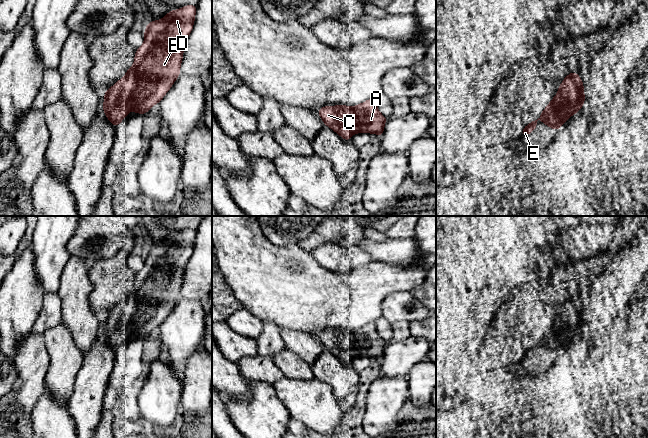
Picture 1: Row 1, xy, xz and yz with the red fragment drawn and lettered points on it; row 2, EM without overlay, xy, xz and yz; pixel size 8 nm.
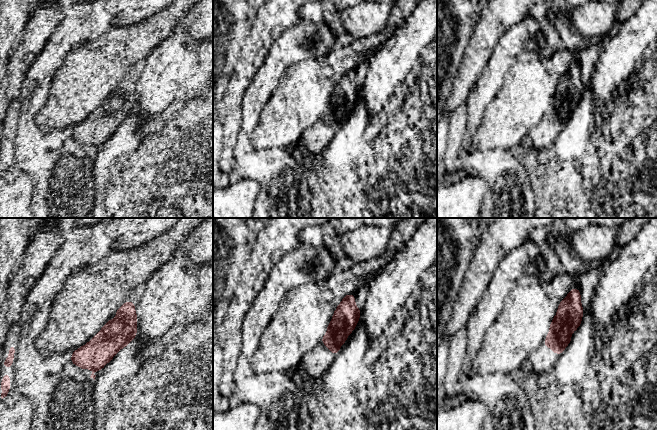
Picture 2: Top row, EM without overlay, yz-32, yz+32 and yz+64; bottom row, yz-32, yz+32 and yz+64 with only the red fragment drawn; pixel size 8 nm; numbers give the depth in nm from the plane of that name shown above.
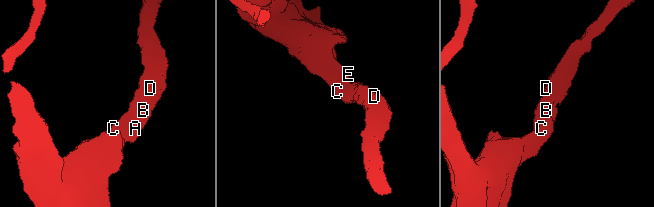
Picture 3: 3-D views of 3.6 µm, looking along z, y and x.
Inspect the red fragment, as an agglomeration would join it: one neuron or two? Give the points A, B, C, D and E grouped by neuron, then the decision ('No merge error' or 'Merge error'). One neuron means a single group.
Groups: A B C D E. No merge error

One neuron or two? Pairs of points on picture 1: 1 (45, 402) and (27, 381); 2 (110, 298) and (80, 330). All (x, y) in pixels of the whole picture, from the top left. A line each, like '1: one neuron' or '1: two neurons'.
1: two neurons
2: two neurons

